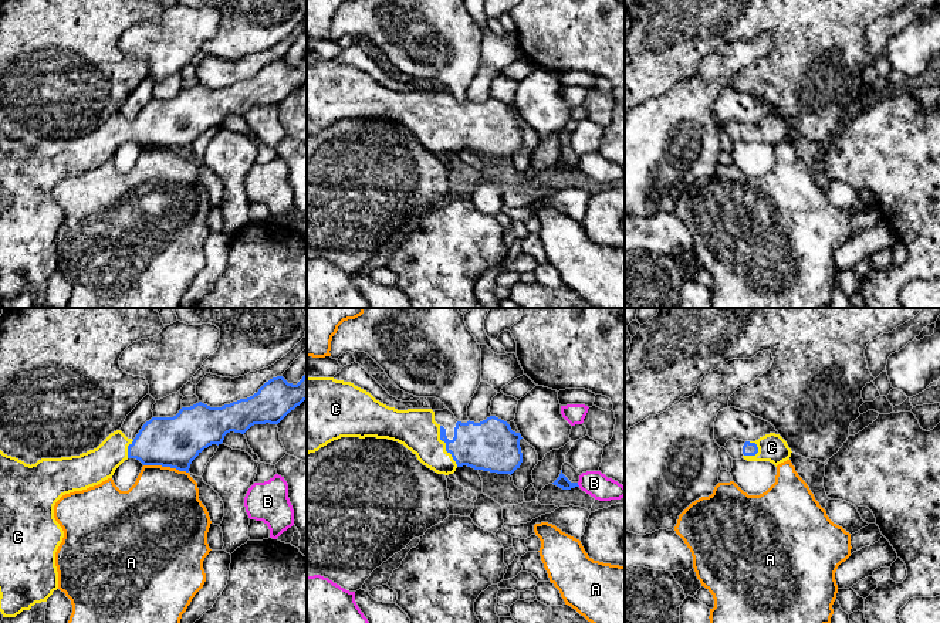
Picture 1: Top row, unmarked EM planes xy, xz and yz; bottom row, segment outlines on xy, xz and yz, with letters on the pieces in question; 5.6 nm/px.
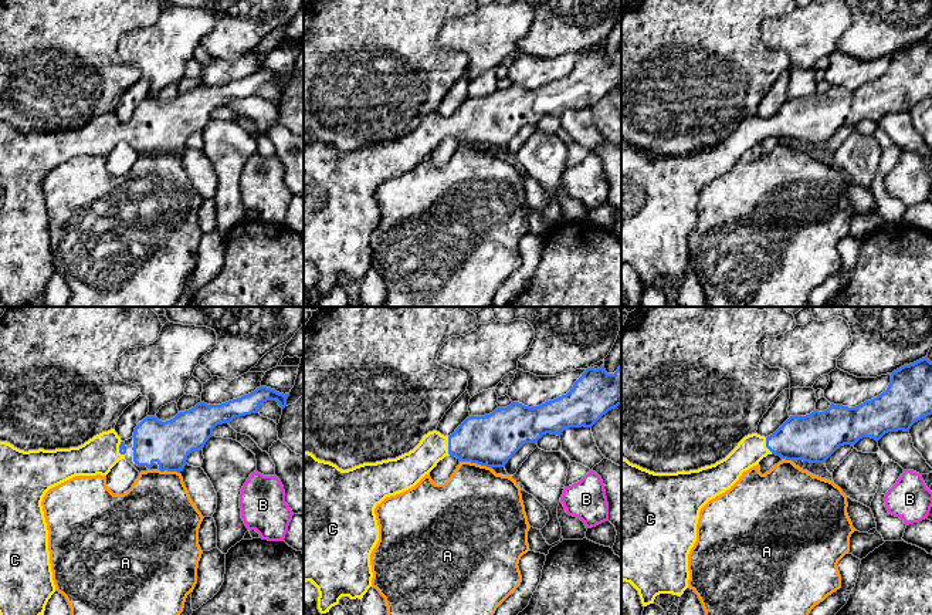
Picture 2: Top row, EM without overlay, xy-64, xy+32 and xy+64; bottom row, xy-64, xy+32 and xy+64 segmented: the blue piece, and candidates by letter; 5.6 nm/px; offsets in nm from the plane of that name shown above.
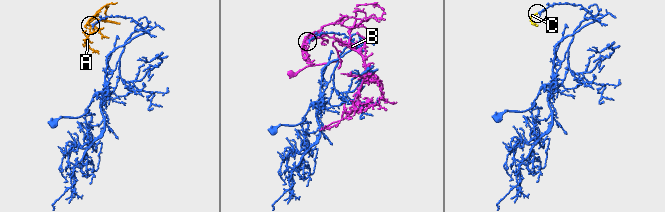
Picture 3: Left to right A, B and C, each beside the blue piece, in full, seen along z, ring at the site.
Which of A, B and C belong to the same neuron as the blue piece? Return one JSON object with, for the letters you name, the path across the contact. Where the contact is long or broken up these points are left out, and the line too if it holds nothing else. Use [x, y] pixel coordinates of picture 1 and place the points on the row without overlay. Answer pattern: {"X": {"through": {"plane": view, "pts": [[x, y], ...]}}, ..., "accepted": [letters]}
{"C": {"through": {"plane": "xz", "pts": [[490, 128], [446, 128], [433, 128], [416, 111]]}}, "accepted": ["C"]}

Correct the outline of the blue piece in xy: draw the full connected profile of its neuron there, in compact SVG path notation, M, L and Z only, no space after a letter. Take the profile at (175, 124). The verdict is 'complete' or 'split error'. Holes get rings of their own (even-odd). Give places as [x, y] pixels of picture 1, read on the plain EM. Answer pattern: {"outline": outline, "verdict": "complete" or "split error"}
{"outline": "M307 54L297 67L277 58L266 64L253 78L222 89L210 89L199 84L182 89L173 99L152 99L133 122L116 112L97 131L80 138L41 140L30 148L0 132L0 294L3 299L16 299L35 285L47 284L58 271L55 234L62 224L64 213L54 200L54 187L62 177L112 160L115 152L128 140L136 140L143 148L162 148L189 155L192 143L209 128L222 126L227 115L244 116L254 106L278 106L304 82L307 82Z", "verdict": "split error"}

